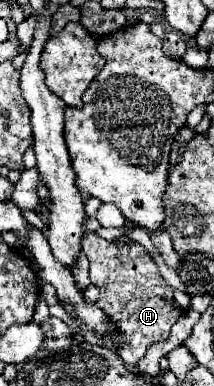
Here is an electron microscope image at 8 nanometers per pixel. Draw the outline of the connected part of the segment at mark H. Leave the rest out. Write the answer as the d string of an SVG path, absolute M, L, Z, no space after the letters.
M85 232L83 252L89 260L91 284L99 288L97 306L109 320L115 320L115 328L123 332L123 344L117 352L127 366L135 366L155 342L167 340L171 326L183 314L183 308L173 300L173 288L163 280L157 264L141 244L123 240L105 240L95 232Z

